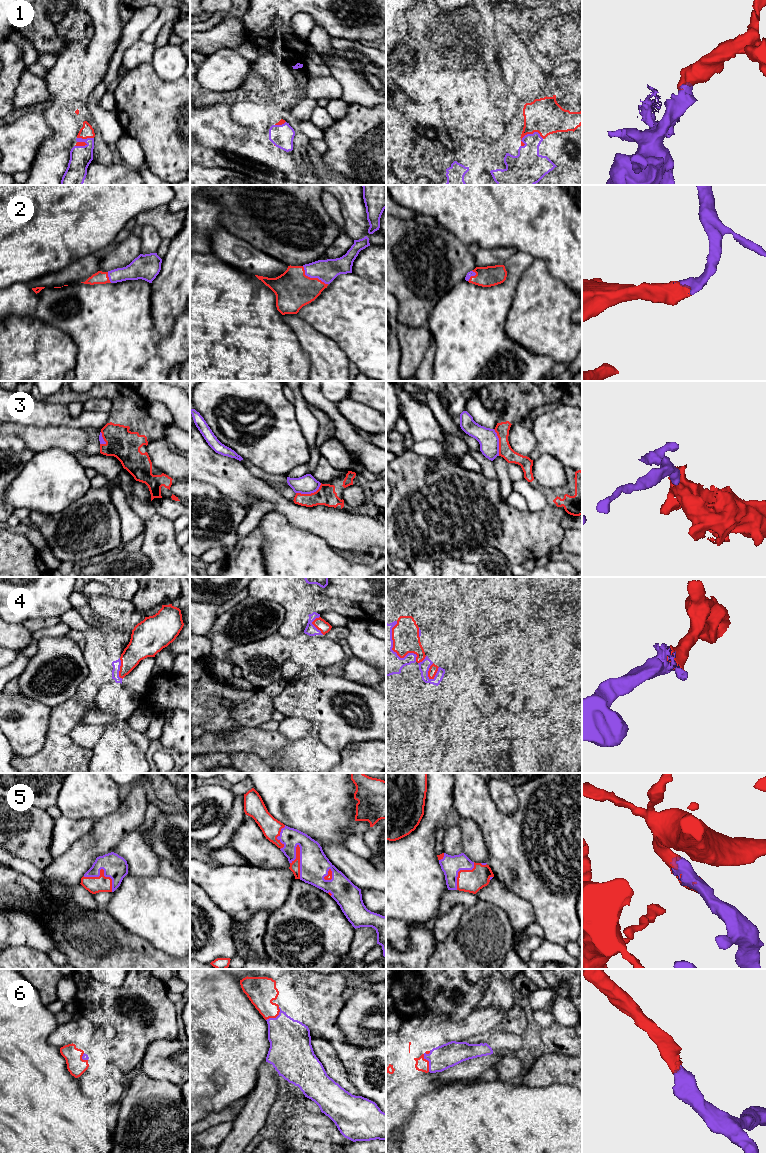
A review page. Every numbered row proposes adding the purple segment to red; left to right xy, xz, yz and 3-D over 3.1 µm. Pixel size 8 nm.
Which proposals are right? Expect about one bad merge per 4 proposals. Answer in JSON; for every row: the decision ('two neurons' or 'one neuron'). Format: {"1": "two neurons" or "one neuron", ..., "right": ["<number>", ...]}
{"1": "one neuron", "2": "one neuron", "3": "two neurons", "4": "one neuron", "5": "one neuron", "6": "one neuron", "right": ["1", "2", "4", "5", "6"]}

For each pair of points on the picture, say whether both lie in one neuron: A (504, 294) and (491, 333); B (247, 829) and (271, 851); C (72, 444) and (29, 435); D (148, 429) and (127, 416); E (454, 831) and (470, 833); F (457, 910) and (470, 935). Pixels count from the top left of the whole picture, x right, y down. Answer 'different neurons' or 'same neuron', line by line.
A: same neuron
B: same neuron
C: same neuron
D: same neuron
E: different neurons
F: different neurons

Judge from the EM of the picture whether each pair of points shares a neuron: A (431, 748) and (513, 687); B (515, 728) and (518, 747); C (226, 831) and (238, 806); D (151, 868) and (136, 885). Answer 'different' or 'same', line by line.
A: different
B: different
C: same
D: different

